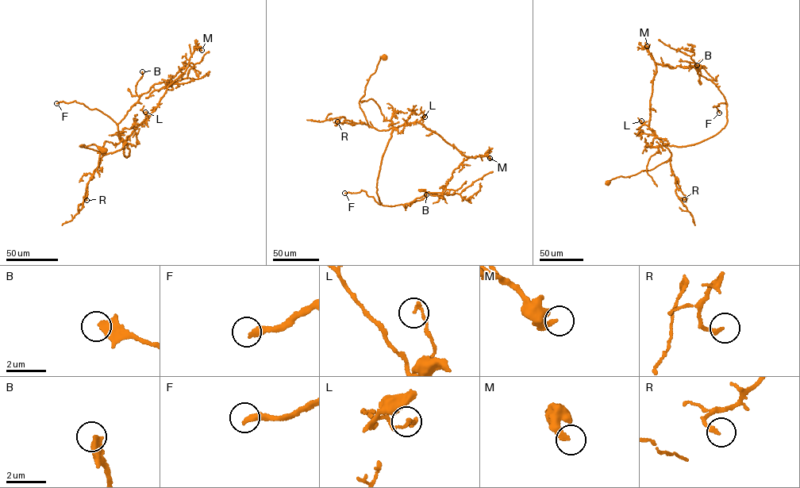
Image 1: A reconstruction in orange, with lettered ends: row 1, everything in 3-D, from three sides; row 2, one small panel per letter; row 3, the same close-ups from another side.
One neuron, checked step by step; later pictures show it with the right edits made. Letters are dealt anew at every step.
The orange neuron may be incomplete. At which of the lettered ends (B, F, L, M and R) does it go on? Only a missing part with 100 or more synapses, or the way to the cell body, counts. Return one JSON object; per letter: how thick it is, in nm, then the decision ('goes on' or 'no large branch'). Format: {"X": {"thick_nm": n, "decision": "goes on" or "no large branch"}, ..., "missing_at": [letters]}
{"B": {"thick_nm": 400, "decision": "no large branch"}, "F": {"thick_nm": 320, "decision": "goes on"}, "L": {"thick_nm": 160, "decision": "no large branch"}, "M": {"thick_nm": 280, "decision": "goes on"}, "R": {"thick_nm": 180, "decision": "no large branch"}, "missing_at": ["F", "M"]}

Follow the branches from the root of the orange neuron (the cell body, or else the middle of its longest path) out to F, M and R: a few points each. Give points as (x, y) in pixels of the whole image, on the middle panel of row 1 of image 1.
F: (384, 57), (380, 56), (359, 102), (369, 127), (393, 129), (377, 180), (382, 204), (361, 190), (344, 193)
M: (384, 57), (380, 56), (359, 102), (369, 127), (380, 130), (419, 122), (463, 155), (490, 158)
R: (384, 57), (380, 56), (359, 102), (370, 126), (346, 120), (342, 116), (337, 121)

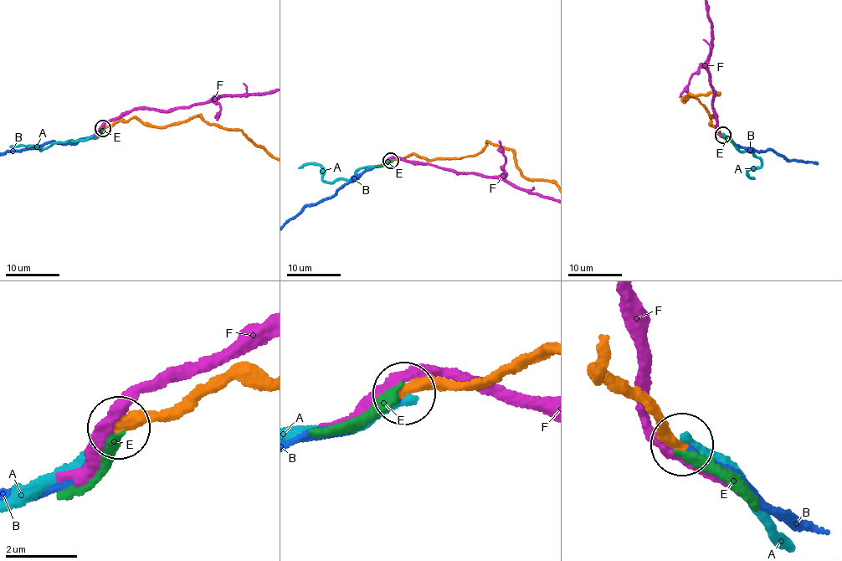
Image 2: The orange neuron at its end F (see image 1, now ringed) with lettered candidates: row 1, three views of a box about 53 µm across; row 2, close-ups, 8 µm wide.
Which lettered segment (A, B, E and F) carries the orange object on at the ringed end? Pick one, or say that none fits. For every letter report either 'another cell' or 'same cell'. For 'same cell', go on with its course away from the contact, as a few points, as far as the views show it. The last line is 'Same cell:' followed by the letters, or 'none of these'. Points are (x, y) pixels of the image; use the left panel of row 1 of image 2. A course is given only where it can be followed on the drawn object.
A: another cell
B: same cell
E: another cell
F: another cell
Same cell: B

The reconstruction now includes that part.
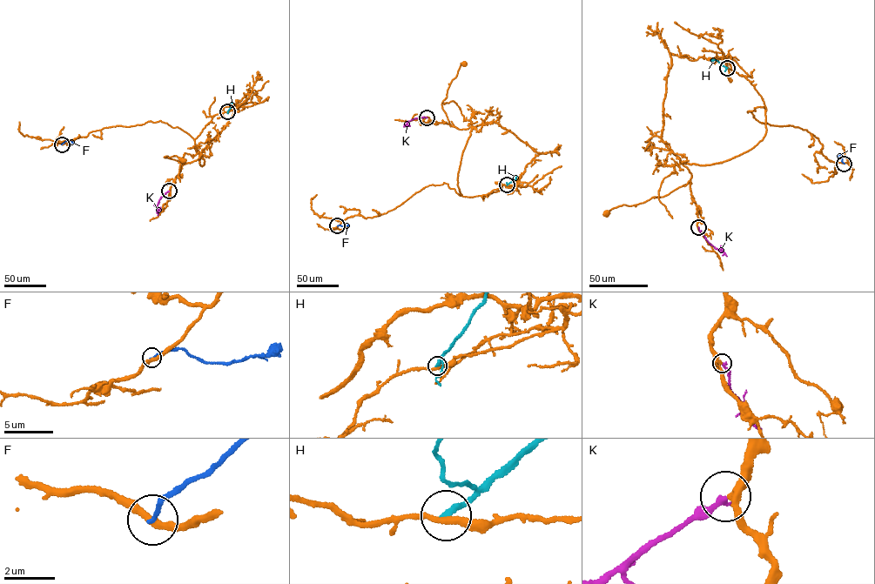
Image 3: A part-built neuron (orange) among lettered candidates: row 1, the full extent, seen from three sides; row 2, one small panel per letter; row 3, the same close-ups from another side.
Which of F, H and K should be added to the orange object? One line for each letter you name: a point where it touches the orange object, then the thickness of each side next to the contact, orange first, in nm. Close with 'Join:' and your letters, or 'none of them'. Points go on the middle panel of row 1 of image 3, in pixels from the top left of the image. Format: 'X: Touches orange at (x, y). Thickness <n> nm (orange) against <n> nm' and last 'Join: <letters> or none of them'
K: Touches orange at (427, 117). Thickness 280 nm (orange) against 240 nm
Join: K

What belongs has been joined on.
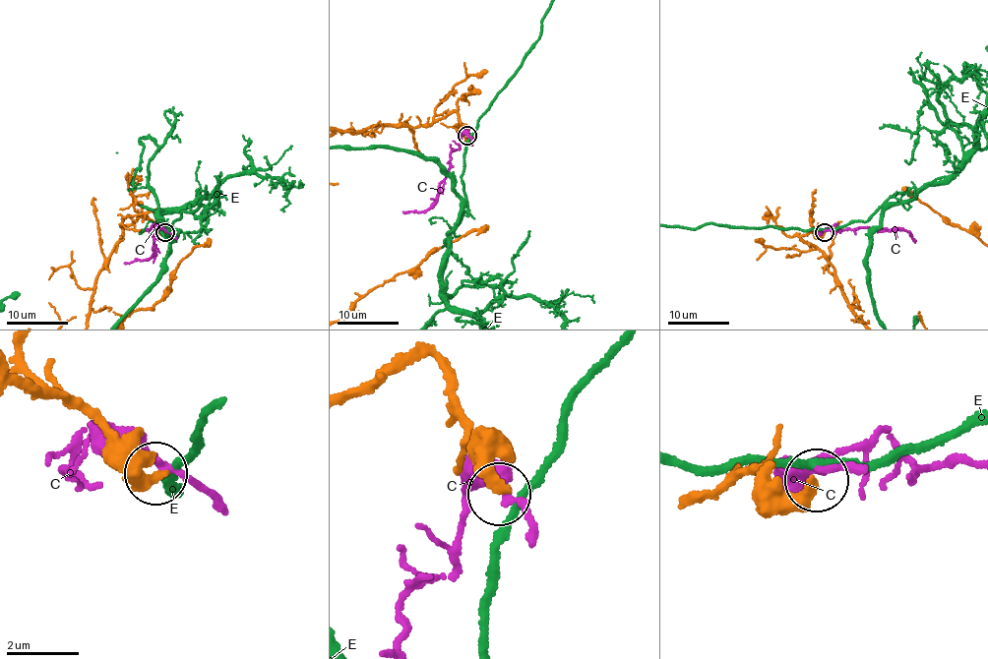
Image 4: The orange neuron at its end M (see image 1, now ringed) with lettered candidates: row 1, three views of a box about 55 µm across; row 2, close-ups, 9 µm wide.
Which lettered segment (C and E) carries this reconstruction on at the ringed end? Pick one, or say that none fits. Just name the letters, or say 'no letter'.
no letter

